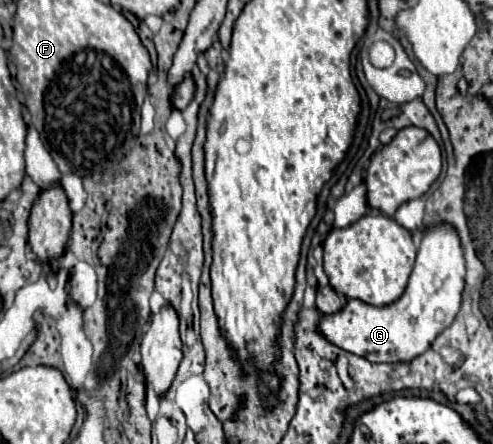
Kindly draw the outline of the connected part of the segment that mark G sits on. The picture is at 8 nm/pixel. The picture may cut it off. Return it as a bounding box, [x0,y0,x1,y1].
[316,221,466,363]

